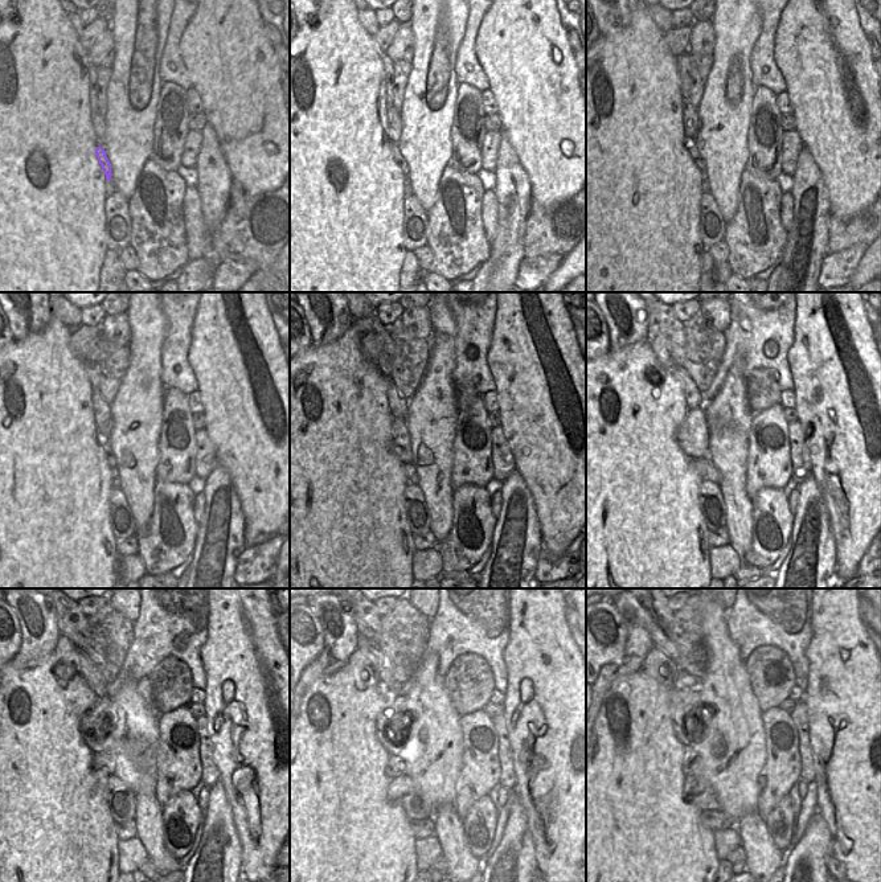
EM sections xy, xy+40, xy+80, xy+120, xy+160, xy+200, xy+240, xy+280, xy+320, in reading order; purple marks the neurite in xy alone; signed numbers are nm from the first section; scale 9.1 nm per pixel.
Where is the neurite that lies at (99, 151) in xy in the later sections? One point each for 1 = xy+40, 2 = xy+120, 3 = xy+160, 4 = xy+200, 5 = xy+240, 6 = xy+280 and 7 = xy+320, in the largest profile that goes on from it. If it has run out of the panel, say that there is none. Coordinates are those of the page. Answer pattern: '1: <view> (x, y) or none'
1: xy+40 (396, 152)
2: xy+120 (102, 439)
3: xy+160 (400, 435)
4: xy+200 (692, 434)
5: xy+240 (95, 726)
6: xy+280 (392, 720)
7: xy+320 (684, 700)

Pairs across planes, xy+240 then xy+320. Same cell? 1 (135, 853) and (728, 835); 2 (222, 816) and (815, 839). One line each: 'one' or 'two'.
1: one
2: one

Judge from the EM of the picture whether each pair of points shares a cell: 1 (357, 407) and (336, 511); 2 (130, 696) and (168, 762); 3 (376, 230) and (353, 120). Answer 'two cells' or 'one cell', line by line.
1: one cell
2: two cells
3: one cell

